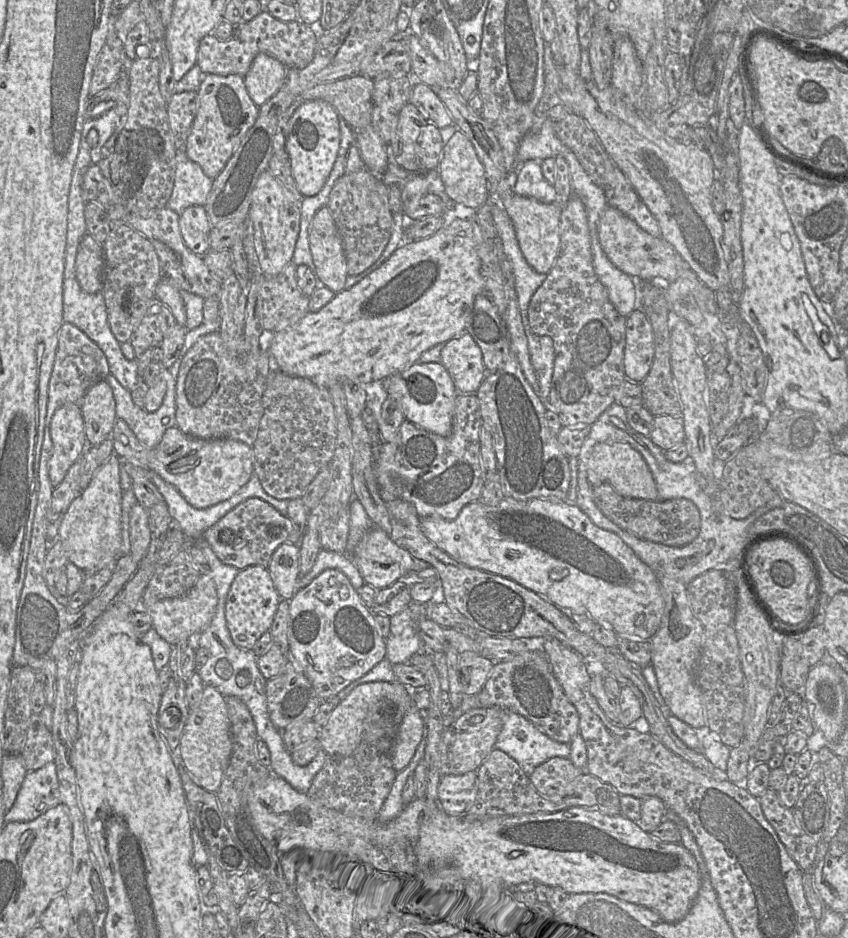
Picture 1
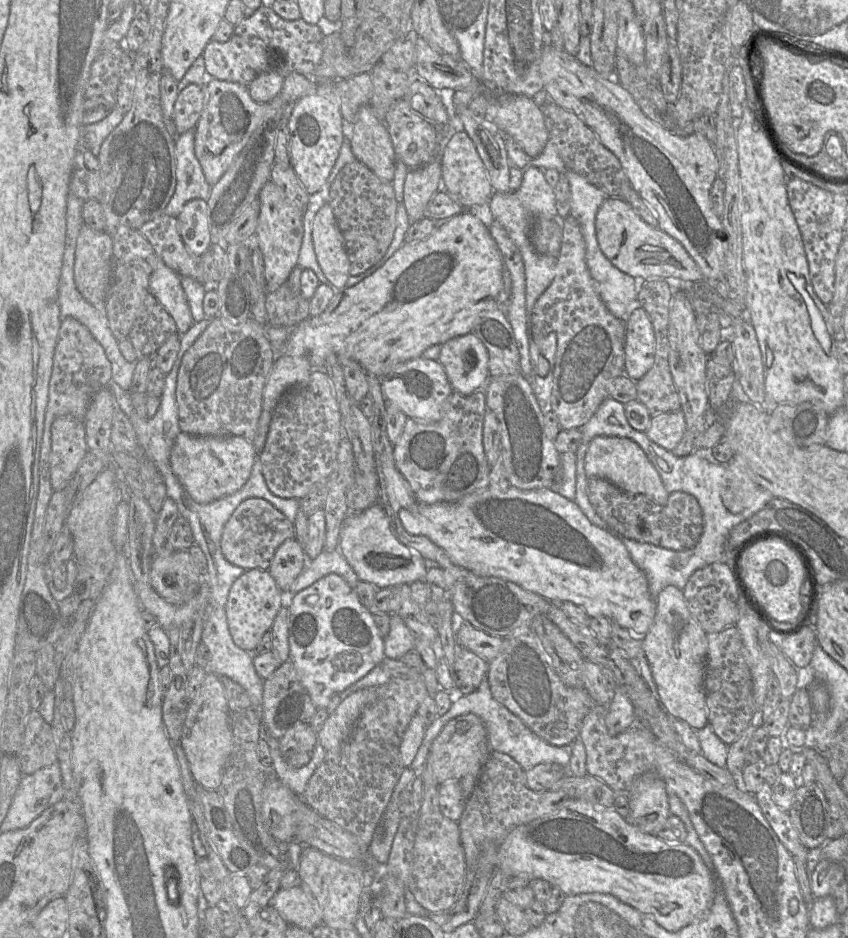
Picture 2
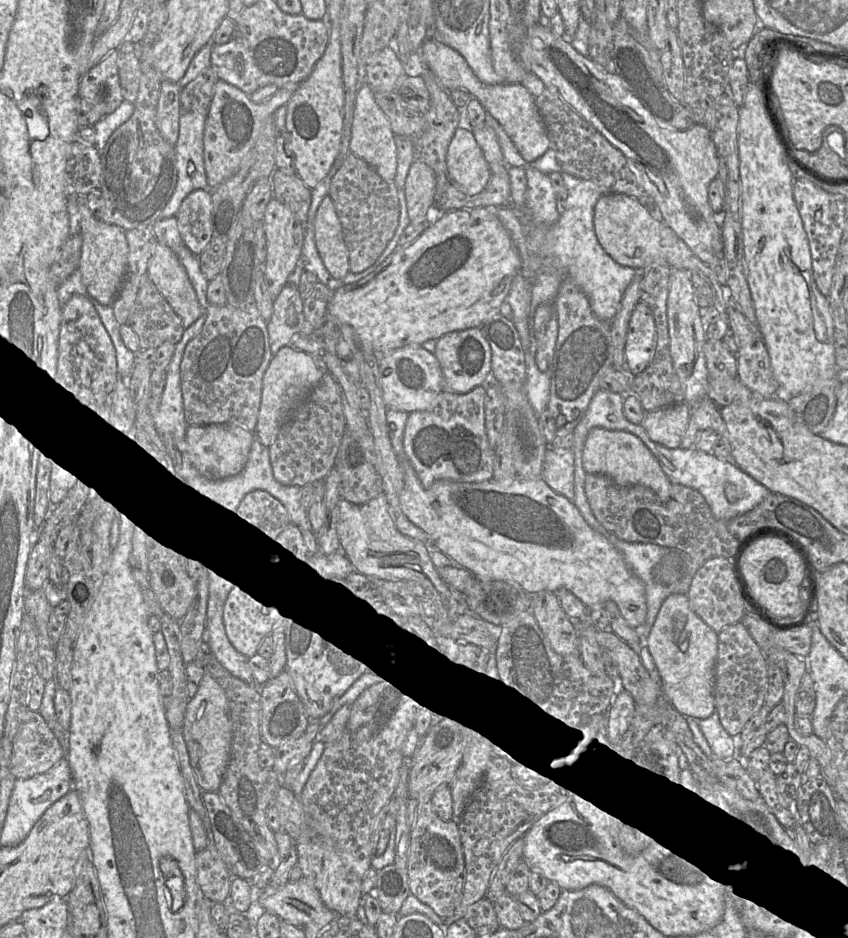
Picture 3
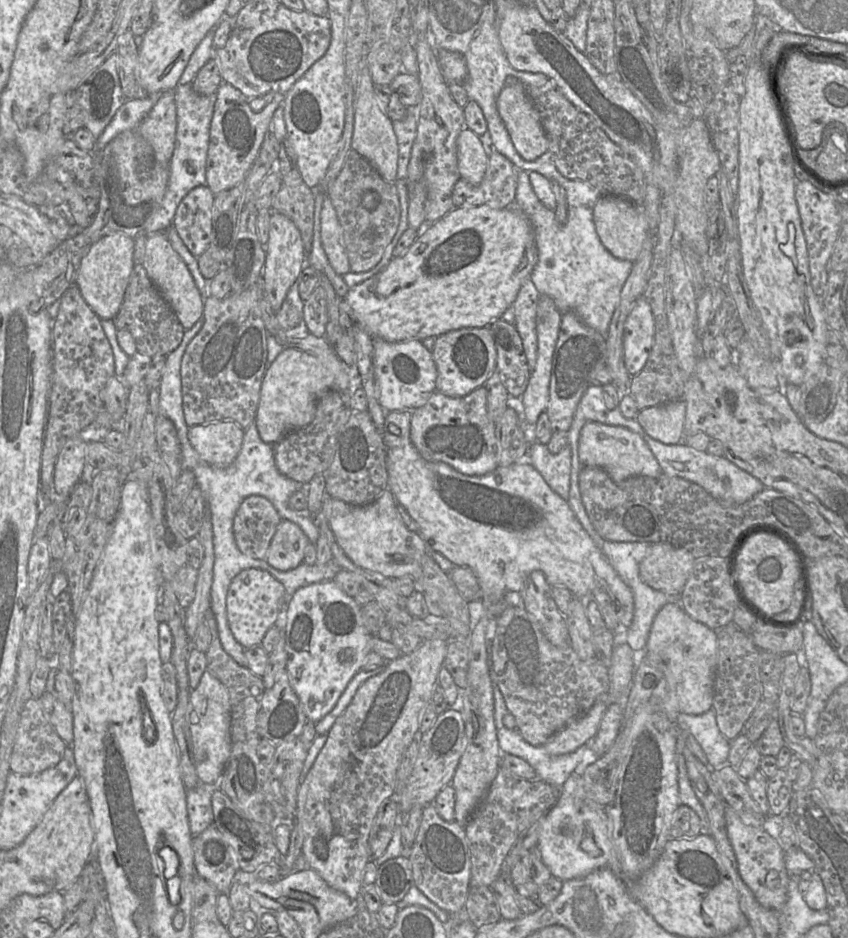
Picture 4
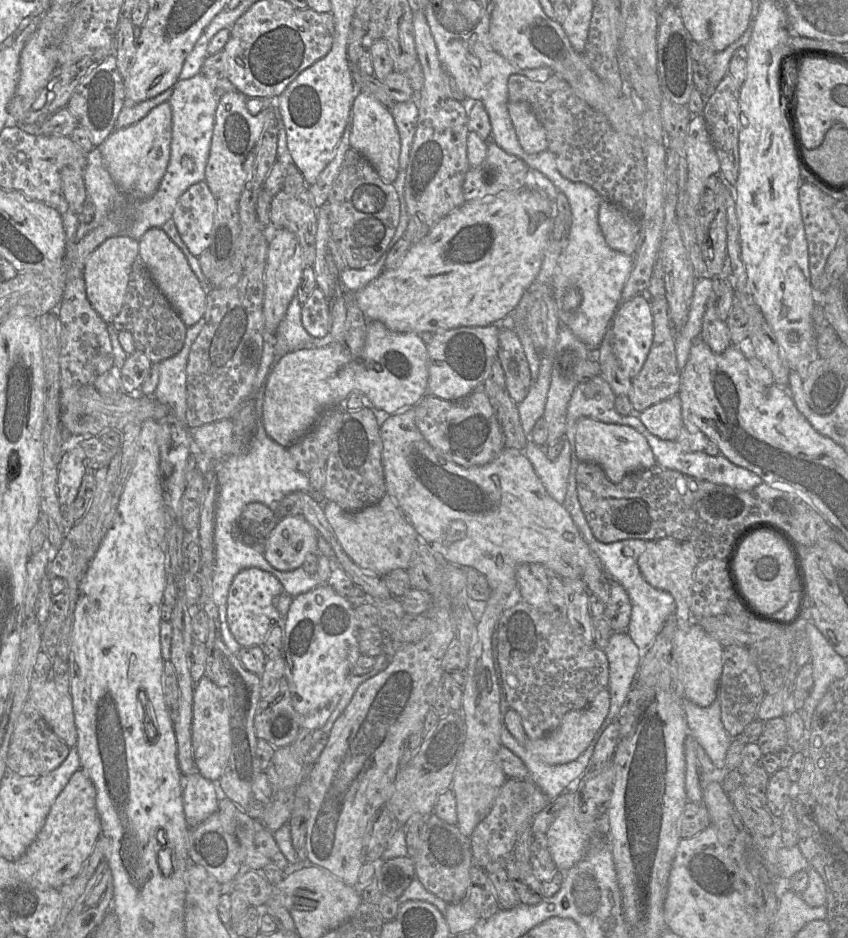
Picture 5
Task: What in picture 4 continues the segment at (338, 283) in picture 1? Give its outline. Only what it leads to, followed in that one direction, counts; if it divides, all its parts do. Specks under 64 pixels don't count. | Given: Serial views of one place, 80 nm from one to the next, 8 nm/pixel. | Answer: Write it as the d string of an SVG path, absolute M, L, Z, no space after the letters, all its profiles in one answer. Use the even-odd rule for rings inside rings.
M328 196L323 201L320 213L321 243L329 264L334 271L343 276L350 269L349 259L342 241L343 230L336 210Z

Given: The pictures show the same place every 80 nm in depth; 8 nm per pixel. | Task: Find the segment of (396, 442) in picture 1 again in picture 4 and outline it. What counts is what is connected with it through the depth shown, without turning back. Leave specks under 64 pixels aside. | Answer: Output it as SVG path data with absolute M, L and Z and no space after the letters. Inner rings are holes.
M483 386L461 398L452 398L434 392L423 406L415 409L411 414L410 439L425 460L443 462L468 476L483 476L498 467L499 447L494 434L494 424L487 416L486 389Z

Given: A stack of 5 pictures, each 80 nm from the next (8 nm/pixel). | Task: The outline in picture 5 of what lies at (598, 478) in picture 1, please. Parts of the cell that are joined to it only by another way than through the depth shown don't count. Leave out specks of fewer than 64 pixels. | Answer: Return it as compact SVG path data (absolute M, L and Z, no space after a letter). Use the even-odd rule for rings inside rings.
M581 418L577 423L575 447L577 459L580 462L598 464L613 483L621 482L628 473L649 469L656 465L646 438L630 426L606 424L591 418Z

